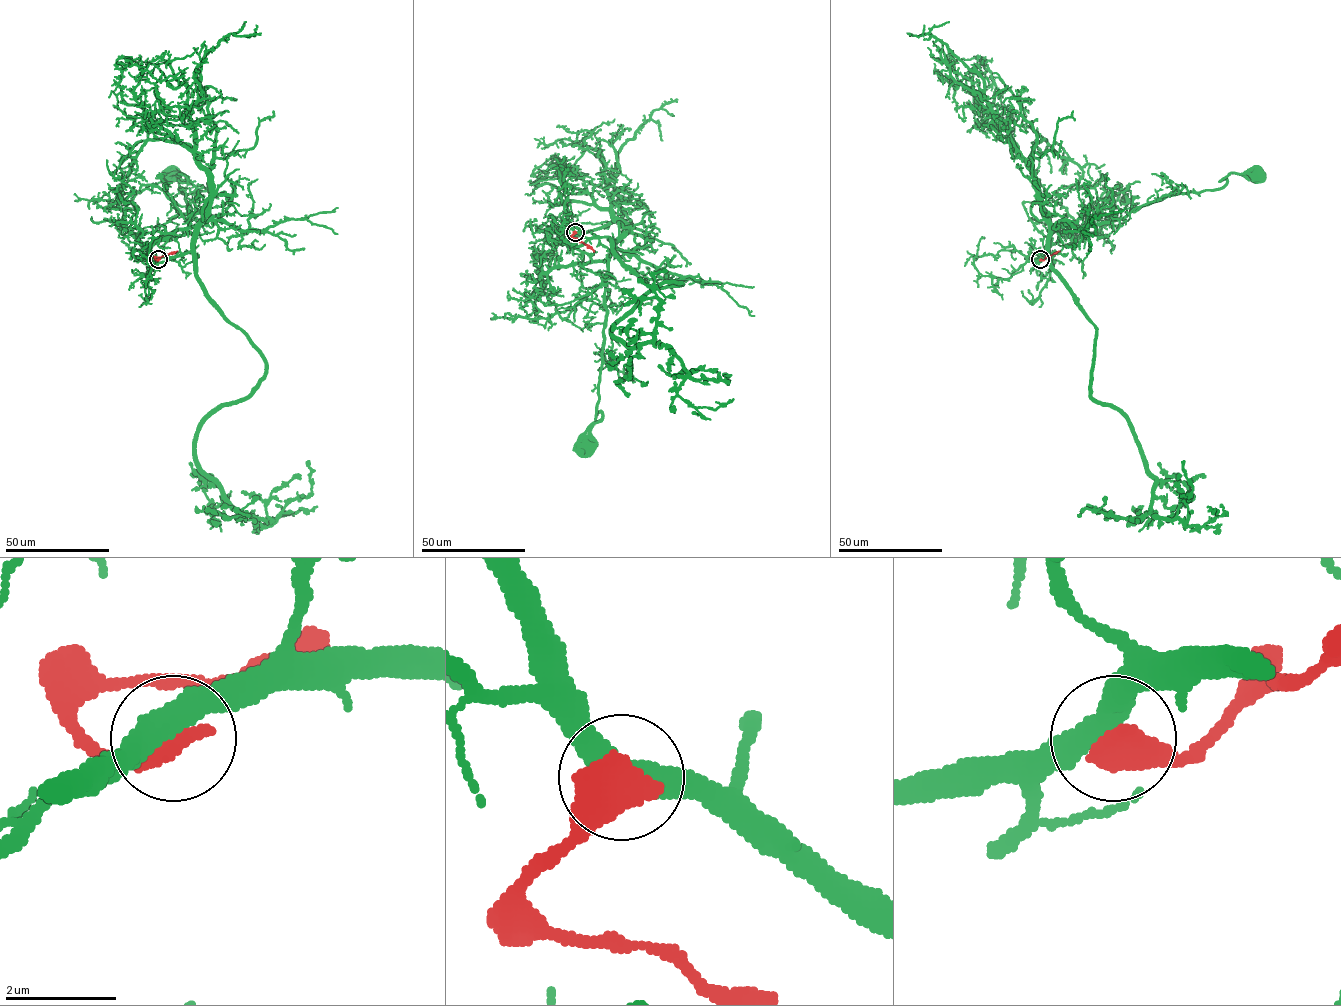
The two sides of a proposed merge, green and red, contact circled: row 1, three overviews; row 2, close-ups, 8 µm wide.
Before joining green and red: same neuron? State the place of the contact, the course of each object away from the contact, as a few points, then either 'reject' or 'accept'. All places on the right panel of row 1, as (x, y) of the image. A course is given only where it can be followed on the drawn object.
at (1040, 259); green runs (1040, 259), (1094, 325), (1091, 396), (1131, 425), (1156, 481), (1151, 513), (1202, 526), (1218, 512), (1207, 507); red runs (1040, 259), (1060, 251); reject

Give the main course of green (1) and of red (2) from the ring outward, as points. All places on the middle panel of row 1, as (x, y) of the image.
1: (575, 232), (607, 237), (648, 284), (682, 283), (655, 286), (612, 333), (663, 344), (691, 405), (733, 399)
2: (575, 232), (572, 238), (594, 251)

